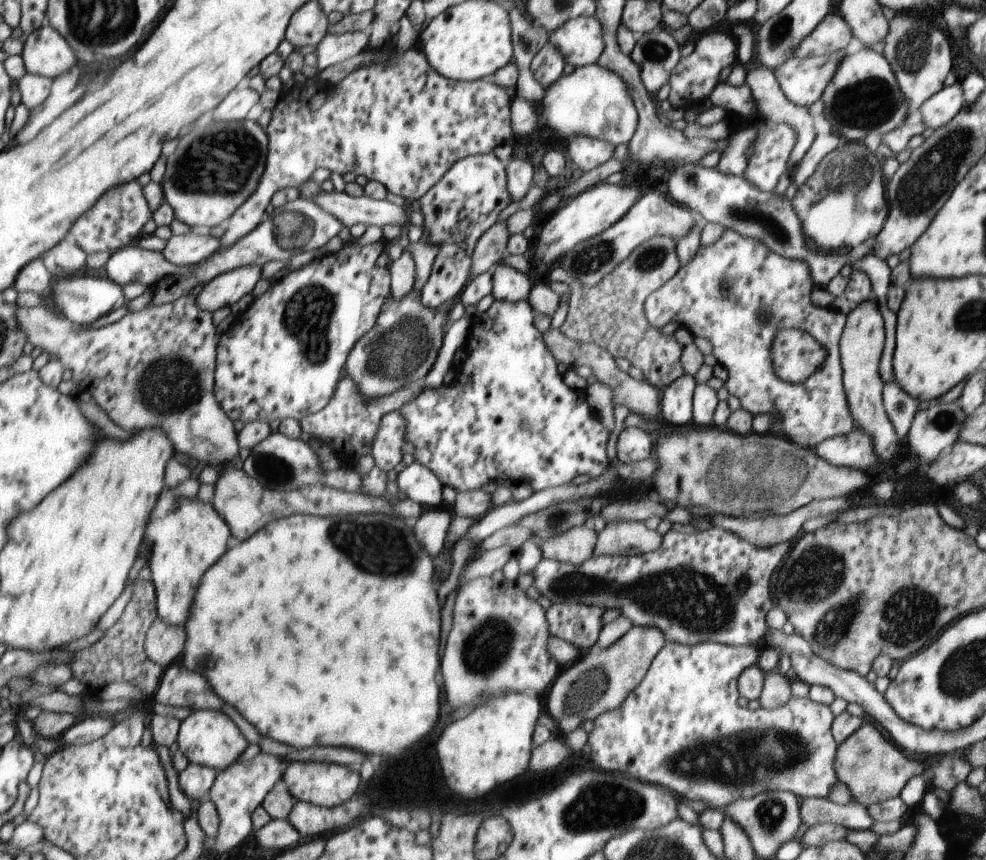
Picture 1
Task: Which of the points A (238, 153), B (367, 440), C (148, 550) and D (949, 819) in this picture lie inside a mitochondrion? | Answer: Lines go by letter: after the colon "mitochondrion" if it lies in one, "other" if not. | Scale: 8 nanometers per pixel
A: mitochondrion
B: other
C: other
D: other

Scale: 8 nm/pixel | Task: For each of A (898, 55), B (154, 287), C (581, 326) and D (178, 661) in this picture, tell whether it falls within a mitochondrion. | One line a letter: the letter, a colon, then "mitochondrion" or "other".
A: mitochondrion
B: other
C: other
D: other

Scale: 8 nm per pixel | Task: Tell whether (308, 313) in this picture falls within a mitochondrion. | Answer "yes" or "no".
yes

